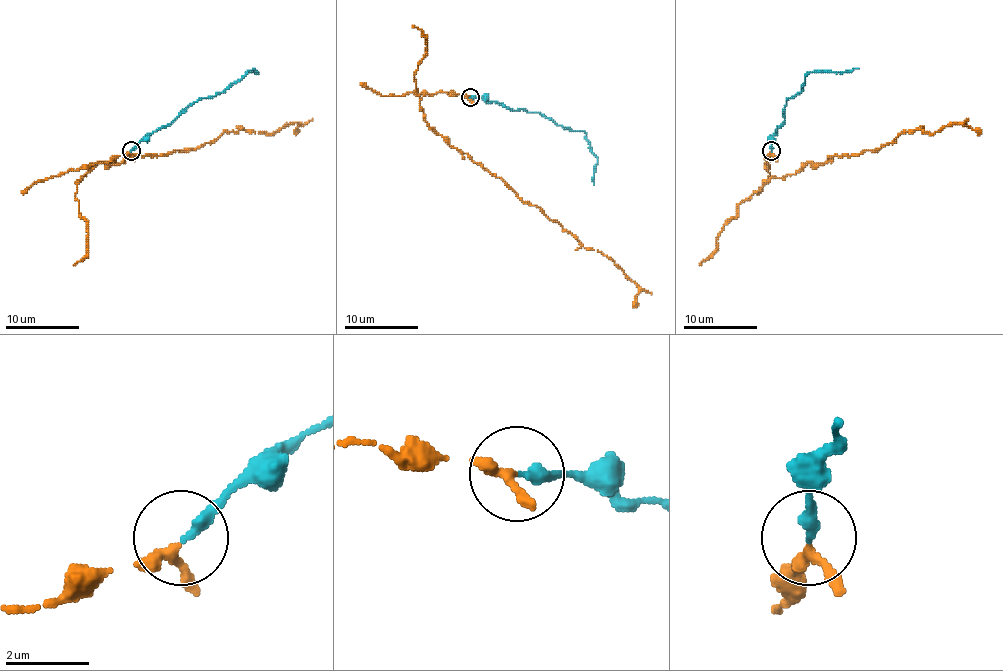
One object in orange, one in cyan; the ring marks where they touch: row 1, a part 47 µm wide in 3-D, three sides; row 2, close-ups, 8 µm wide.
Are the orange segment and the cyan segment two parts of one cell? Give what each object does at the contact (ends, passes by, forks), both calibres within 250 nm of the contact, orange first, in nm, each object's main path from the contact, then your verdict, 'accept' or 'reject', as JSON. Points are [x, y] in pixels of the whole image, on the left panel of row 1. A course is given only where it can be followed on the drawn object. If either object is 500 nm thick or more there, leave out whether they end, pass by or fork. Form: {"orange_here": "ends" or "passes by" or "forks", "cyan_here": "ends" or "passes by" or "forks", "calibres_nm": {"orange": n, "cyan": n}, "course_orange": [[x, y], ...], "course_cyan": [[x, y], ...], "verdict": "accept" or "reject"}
{"orange_here": "passes by", "cyan_here": "ends", "calibres_nm": {"orange": 200, "cyan": 260}, "course_orange": [[130, 152], [78, 170], [80, 178], [99, 163], [199, 148], [225, 131], [273, 133], [299, 124], [295, 133]], "course_cyan": [[130, 150], [199, 100], [212, 98], [247, 72], [258, 72], [255, 68]], "verdict": "accept"}

